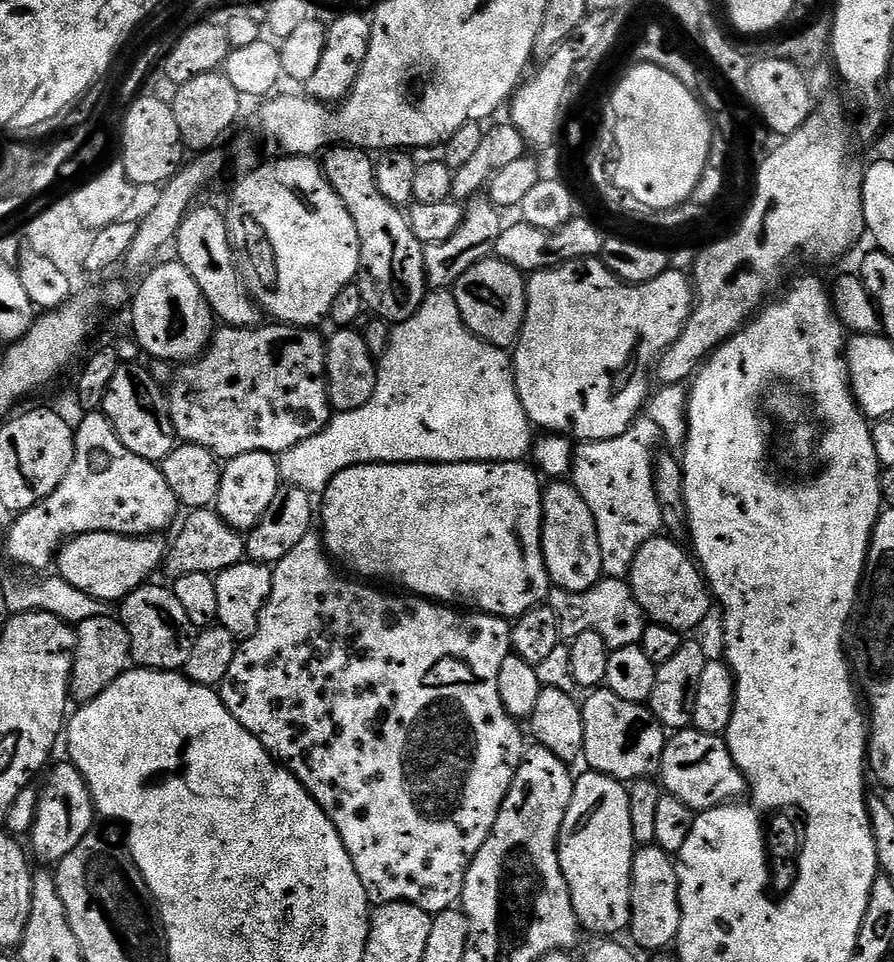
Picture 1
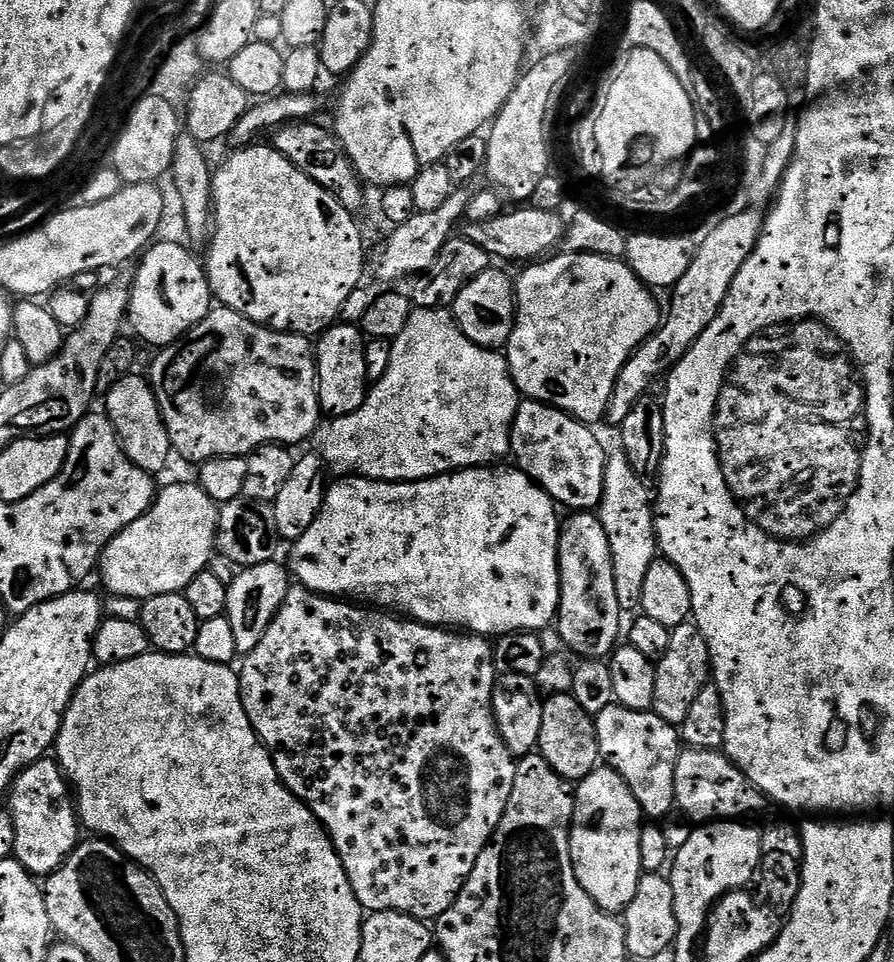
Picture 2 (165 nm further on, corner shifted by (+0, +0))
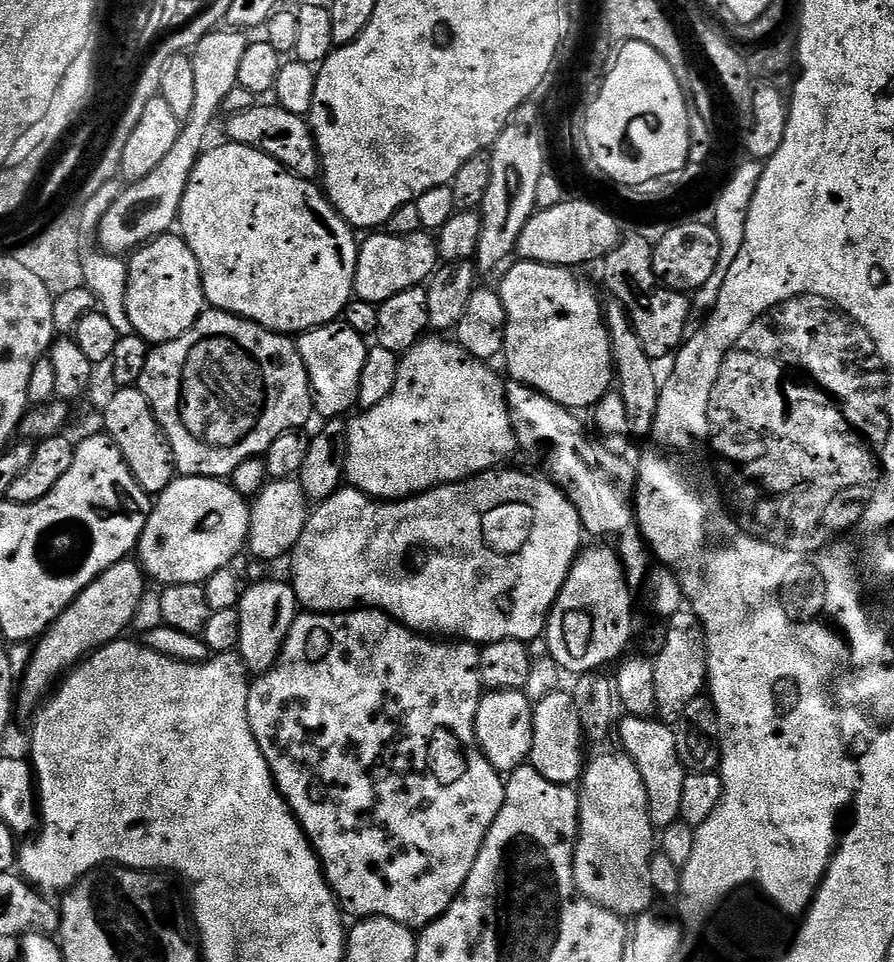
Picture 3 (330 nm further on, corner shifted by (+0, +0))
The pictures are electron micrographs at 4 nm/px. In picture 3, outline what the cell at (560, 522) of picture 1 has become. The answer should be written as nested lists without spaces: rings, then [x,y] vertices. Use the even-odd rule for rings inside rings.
[[[585,547],[577,557],[568,581],[564,584],[560,597],[556,600],[556,605],[552,608],[552,614],[548,618],[546,629],[548,652],[556,659],[557,666],[565,668],[568,672],[596,674],[607,669],[604,668],[607,664],[615,665],[625,655],[623,652],[630,648],[634,640],[632,596],[634,594],[624,577],[624,567],[620,565],[619,555],[613,549],[611,552],[608,548]]]

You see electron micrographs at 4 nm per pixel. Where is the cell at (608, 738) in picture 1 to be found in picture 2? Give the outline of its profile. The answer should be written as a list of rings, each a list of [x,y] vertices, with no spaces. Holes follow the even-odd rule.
[[[621,704],[606,706],[594,717],[600,759],[613,768],[630,786],[641,813],[653,821],[663,821],[676,808],[674,766],[682,751],[677,725],[666,722],[654,711],[630,710]]]

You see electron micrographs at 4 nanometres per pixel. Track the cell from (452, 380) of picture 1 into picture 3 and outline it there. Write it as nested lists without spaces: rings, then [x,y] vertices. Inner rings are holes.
[[[432,334],[427,338],[420,338],[400,356],[398,366],[398,376],[394,378],[394,388],[390,390],[382,402],[378,402],[373,408],[365,408],[359,414],[353,415],[347,421],[348,425],[348,449],[344,459],[344,475],[347,483],[364,492],[368,496],[373,496],[376,500],[404,500],[408,496],[417,496],[420,492],[429,492],[431,488],[436,488],[440,484],[457,484],[459,480],[469,480],[471,476],[479,476],[481,472],[491,472],[500,464],[512,451],[517,451],[518,445],[516,435],[510,422],[508,413],[508,398],[506,395],[506,384],[502,379],[496,377],[496,372],[485,361],[479,360],[477,356],[470,355],[466,349],[451,339],[443,340],[443,335]]]

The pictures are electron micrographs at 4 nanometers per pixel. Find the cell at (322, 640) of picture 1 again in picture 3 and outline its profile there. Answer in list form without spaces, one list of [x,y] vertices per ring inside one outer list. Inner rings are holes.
[[[353,610],[351,612],[338,612],[335,614],[300,614],[296,621],[290,626],[290,634],[280,651],[280,657],[275,666],[269,672],[261,672],[249,683],[248,686],[248,717],[250,718],[250,730],[254,730],[254,738],[266,758],[266,762],[272,771],[272,777],[276,779],[276,787],[280,789],[284,800],[292,807],[296,821],[304,828],[308,839],[312,841],[317,856],[320,857],[320,865],[324,868],[324,876],[328,879],[328,885],[336,893],[337,901],[345,909],[357,912],[357,917],[367,918],[370,916],[385,916],[399,924],[406,924],[416,930],[423,930],[429,924],[433,924],[439,916],[443,916],[464,888],[464,884],[470,878],[474,870],[474,864],[478,858],[484,840],[488,837],[488,831],[494,826],[498,814],[504,806],[504,785],[501,773],[486,758],[486,754],[480,749],[480,743],[476,737],[476,719],[478,718],[478,706],[480,697],[485,695],[486,689],[480,683],[480,653],[481,649],[471,642],[437,642],[427,635],[413,632],[405,628],[399,620],[392,619],[386,612],[379,610]]]

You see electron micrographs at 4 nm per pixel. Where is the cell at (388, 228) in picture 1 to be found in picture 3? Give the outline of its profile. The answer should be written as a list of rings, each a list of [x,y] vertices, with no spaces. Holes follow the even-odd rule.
[[[275,102],[253,103],[251,108],[231,113],[228,119],[227,139],[233,144],[248,144],[274,158],[283,168],[300,176],[303,180],[315,181],[321,175],[320,154],[316,151],[316,139],[312,136],[312,126],[305,117],[290,114]]]

